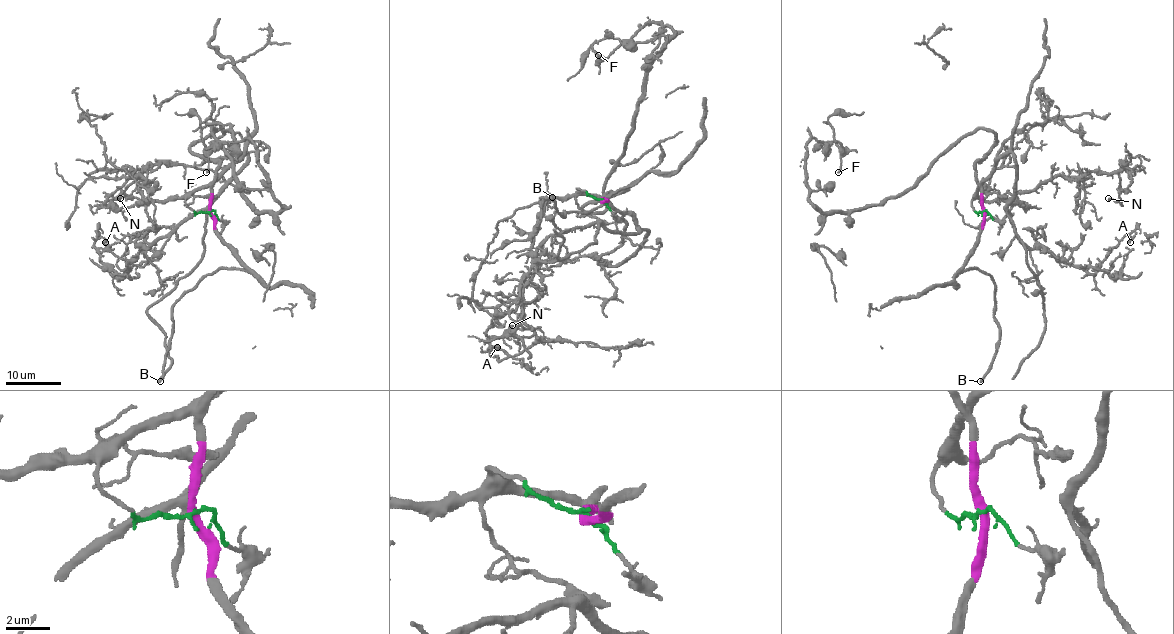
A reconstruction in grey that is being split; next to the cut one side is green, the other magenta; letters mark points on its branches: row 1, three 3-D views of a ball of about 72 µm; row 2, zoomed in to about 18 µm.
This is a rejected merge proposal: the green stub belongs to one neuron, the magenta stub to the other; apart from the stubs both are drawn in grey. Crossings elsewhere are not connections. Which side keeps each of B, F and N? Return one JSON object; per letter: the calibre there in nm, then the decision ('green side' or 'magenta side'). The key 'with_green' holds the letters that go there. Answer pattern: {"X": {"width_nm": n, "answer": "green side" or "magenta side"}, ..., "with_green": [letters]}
{"B": {"width_nm": 280, "answer": "magenta side"}, "F": {"width_nm": 200, "answer": "magenta side"}, "N": {"width_nm": 180, "answer": "green side"}, "with_green": ["N"]}

